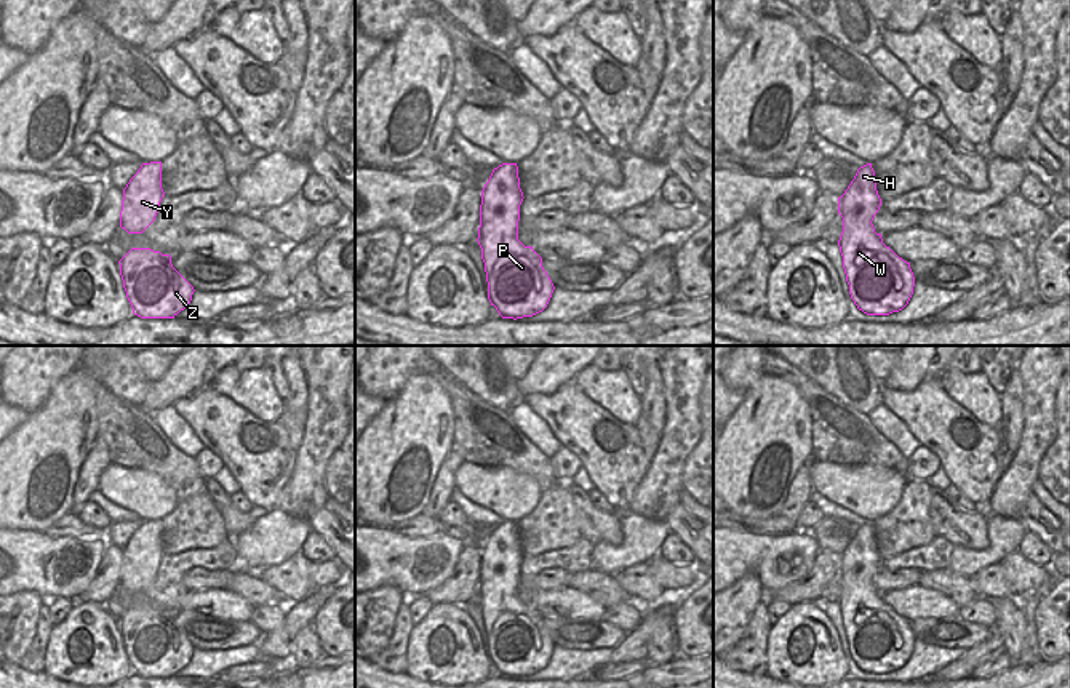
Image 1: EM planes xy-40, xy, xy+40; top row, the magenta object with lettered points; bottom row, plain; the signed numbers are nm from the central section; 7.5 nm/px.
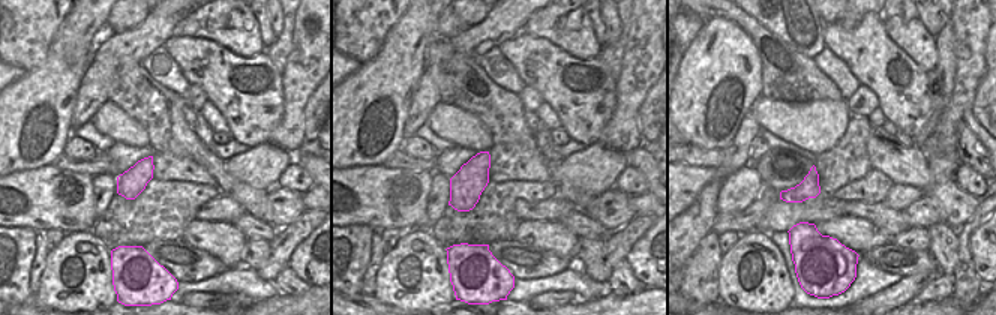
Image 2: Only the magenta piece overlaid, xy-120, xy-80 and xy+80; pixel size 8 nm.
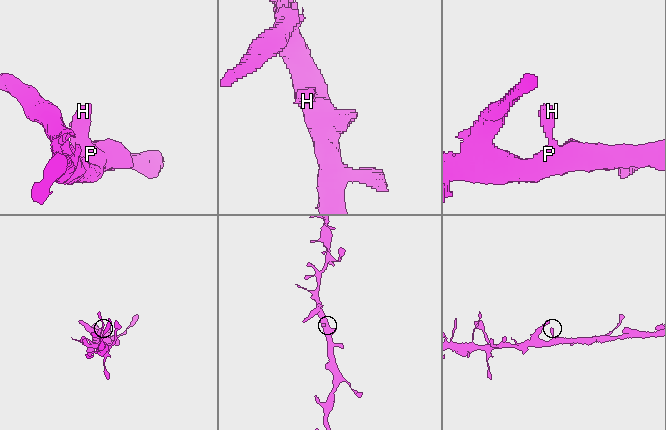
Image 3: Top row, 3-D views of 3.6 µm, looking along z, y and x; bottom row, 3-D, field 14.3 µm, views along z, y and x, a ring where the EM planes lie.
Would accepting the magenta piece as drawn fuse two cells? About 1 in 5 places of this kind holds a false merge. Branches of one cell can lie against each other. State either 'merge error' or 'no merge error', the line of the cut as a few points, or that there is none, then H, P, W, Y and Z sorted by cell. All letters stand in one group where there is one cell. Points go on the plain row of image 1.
no merge error; cut none; groups H P W Y Z

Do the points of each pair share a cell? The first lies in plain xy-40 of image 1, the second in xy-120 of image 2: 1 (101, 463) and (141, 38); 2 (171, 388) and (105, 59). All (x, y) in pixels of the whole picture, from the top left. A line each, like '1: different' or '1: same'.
1: same
2: same

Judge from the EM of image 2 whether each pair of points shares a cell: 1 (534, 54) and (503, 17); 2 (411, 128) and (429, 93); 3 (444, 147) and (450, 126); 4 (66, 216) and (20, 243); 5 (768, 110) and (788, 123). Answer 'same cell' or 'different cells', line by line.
1: different cells
2: same cell
3: different cells
4: different cells
5: same cell

